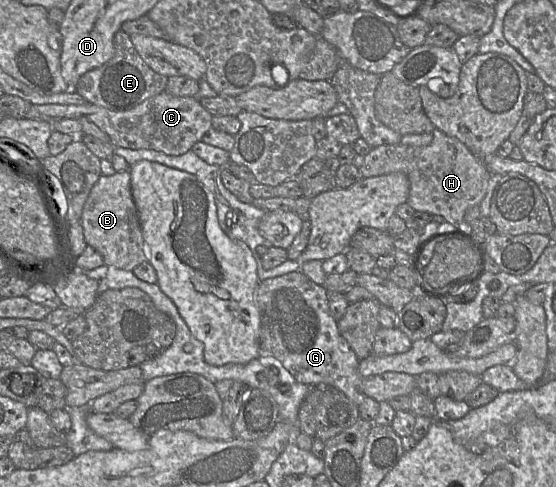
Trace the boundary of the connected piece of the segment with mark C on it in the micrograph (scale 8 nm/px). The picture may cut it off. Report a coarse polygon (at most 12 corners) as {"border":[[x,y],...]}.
{"border":[[162,92],[124,111],[32,104],[25,118],[86,117],[113,146],[179,156],[212,115]]}

